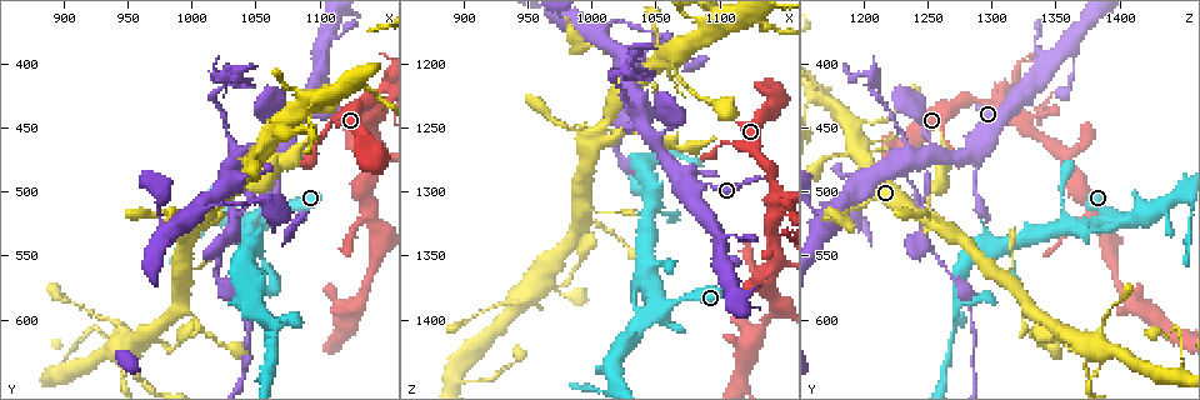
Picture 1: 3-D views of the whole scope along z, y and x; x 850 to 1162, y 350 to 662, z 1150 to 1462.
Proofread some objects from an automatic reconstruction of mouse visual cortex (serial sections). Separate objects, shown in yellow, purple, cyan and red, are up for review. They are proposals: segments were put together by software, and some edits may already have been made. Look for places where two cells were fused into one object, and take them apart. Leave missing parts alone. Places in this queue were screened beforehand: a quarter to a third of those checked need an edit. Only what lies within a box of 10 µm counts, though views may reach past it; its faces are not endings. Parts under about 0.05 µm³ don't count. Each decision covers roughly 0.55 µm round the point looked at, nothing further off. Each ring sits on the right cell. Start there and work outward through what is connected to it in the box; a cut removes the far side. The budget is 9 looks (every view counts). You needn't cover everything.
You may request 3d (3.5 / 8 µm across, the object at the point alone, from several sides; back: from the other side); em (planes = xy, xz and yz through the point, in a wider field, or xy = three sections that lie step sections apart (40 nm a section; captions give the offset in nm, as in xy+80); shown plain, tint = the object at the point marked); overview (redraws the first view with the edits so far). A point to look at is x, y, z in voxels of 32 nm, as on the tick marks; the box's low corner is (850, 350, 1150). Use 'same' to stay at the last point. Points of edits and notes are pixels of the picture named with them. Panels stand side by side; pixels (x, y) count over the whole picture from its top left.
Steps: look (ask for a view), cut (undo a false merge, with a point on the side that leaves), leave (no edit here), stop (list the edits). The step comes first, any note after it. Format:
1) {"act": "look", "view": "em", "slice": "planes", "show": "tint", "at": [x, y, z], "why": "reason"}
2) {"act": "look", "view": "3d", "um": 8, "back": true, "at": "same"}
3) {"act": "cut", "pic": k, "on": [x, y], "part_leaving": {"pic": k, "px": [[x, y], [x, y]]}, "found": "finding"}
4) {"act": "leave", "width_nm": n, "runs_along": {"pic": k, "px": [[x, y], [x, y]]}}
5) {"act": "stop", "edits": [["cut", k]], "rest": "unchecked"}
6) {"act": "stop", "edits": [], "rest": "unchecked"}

{"act": "look", "view": "3d", "um": 3.5, "at": [1066, 450, 1190], "why": "calibre changes"}

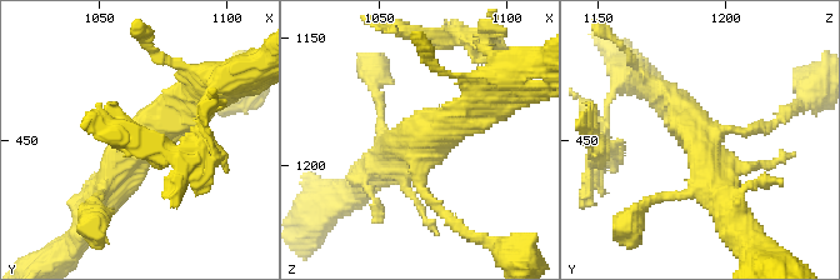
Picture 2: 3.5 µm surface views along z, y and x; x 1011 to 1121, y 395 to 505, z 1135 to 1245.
{"act": "look", "view": "em", "slice": "planes", "show": "tint", "at": [1069, 449, 1190], "arms": 3, "arm_widths_nm": [150, 400, 400], "why": "shape alone is not enough"}

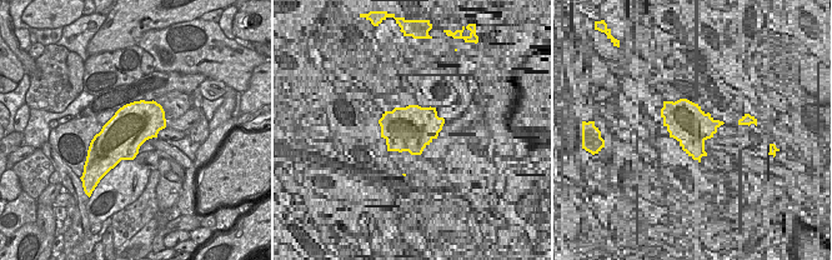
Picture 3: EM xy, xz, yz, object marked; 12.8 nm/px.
{"act": "leave", "runs_along": {"pic": 2, "px": [[103, 200], [115, 165], [206, 93]]}, "found": "one cell here"}

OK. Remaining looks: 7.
{"act": "look", "view": "3d", "um": 3.5, "at": [1044, 506, 1242], "why": "sharp bend"}

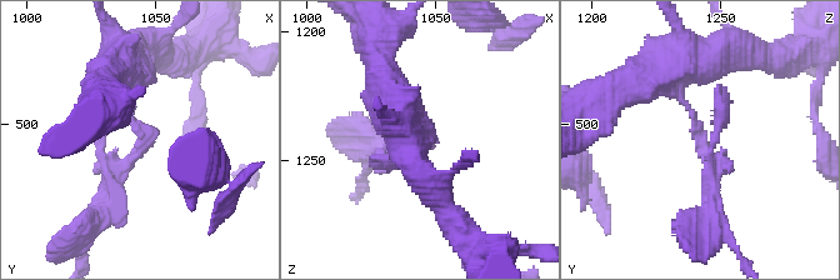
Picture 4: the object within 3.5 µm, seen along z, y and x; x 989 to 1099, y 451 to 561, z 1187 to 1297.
{"act": "look", "view": "em", "slice": "planes", "show": "tint", "at": [1045, 506, 1244]}

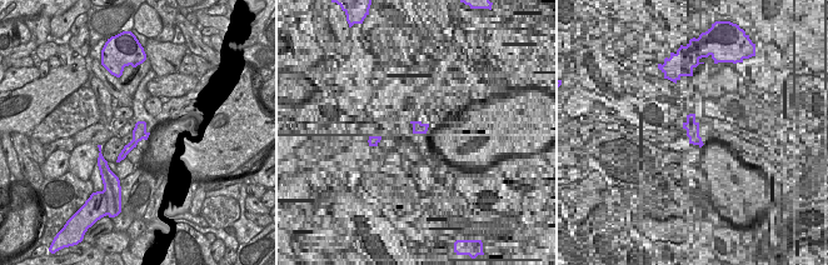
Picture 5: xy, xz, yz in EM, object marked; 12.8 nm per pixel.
{"act": "leave", "width_nm": 190, "runs_along": {"pic": 4, "px": [[676, 73], [711, 164], [711, 206]]}, "found": "all the same cell"}

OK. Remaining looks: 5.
{"act": "look", "view": "3d", "um": 3.5, "at": [1020, 412, 1206], "why": "thin neck"}

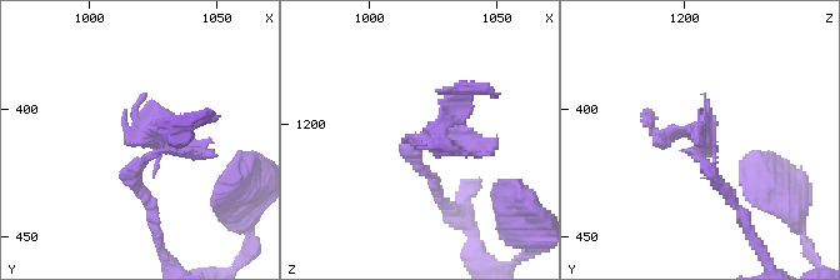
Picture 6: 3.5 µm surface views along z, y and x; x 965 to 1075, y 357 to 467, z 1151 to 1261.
{"act": "look", "view": "em", "slice": "xy", "step": 5, "show": "tint", "at": [1022, 414, 1207], "why": "shape alone is not enough"}

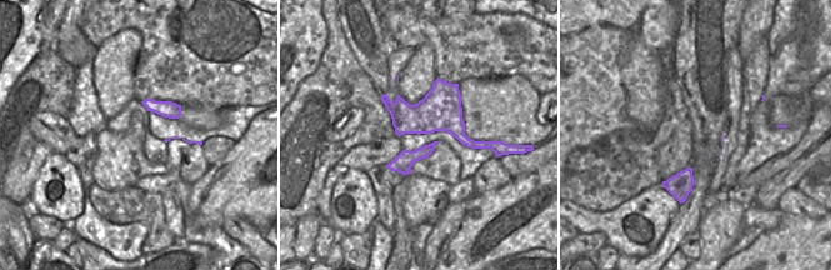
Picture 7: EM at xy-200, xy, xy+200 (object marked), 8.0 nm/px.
{"act": "look", "view": "em", "slice": "xy", "step": 1, "show": "tint", "at": "same", "why": "another direction"}

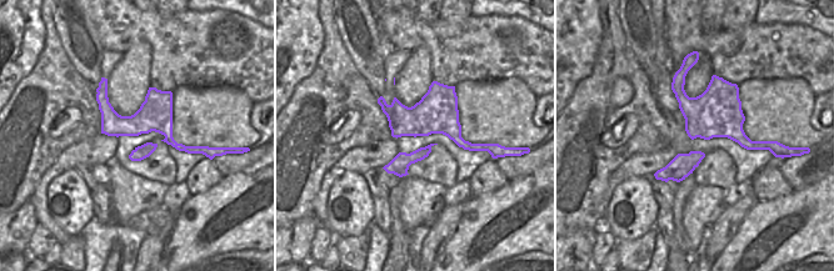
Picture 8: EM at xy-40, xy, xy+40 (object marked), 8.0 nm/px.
{"act": "leave", "width_nm": 340, "runs_along": {"pic": 6, "px": [[740, 209], [699, 133], [650, 125]]}, "found": "one cell here"}

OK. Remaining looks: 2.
{"act": "look", "view": "3d", "um": 3.5, "at": [1054, 522, 1392], "why": "arms part here"}

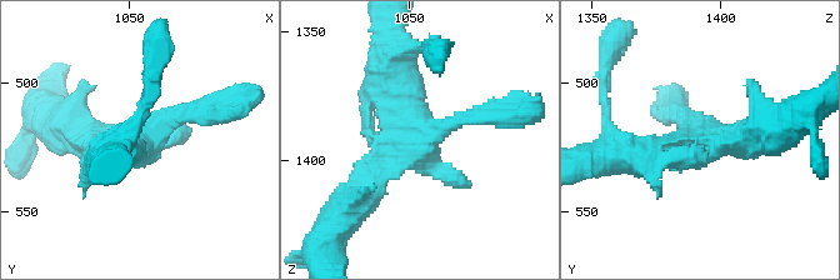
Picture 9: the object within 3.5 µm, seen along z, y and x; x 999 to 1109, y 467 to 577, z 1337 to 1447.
{"act": "look", "view": "em", "slice": "xy", "step": 1, "show": "tint", "at": [1054, 522, 1389]}

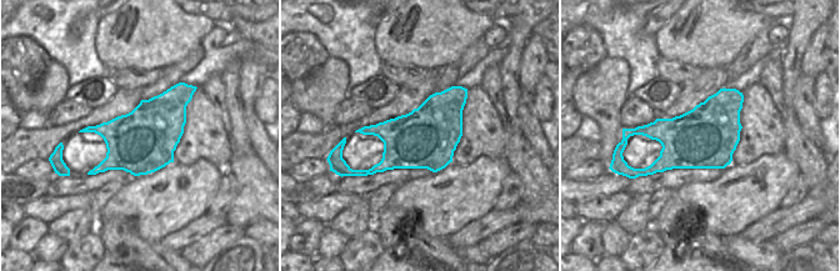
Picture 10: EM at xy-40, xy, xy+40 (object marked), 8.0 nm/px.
{"act": "leave", "width_nm": 500, "runs_along": {"pic": 9, "px": [[490, 116], [421, 133], [390, 59]]}, "found": "all the same cell"}

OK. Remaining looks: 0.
{"act": "stop", "edits": [], "rest": "unchecked"}

